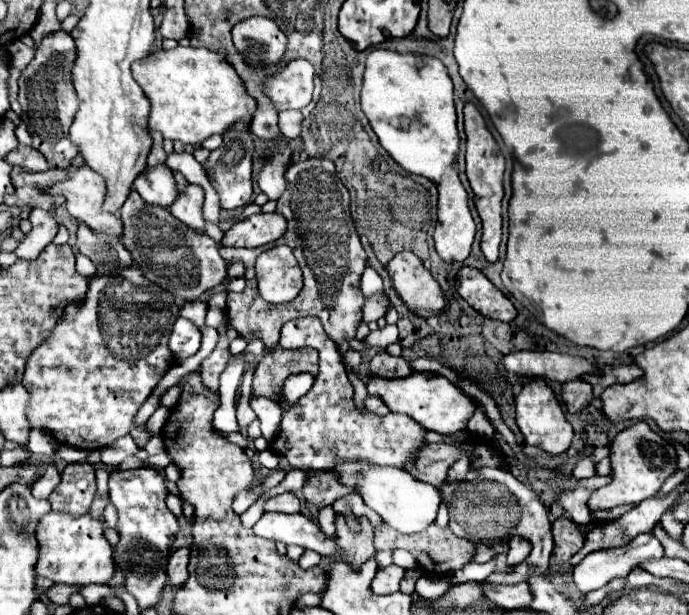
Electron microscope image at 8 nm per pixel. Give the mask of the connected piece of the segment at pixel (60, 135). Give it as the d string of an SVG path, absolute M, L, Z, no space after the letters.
M55 31L49 33L41 39L33 61L23 69L21 77L19 77L19 103L21 103L21 119L25 121L31 137L33 137L33 147L37 151L41 151L47 159L47 163L51 167L67 167L71 165L71 161L79 155L79 151L75 149L75 143L69 139L69 127L71 121L75 117L75 109L79 105L79 99L75 95L75 87L73 87L73 79L71 79L71 65L75 61L75 41L69 33L65 31Z

